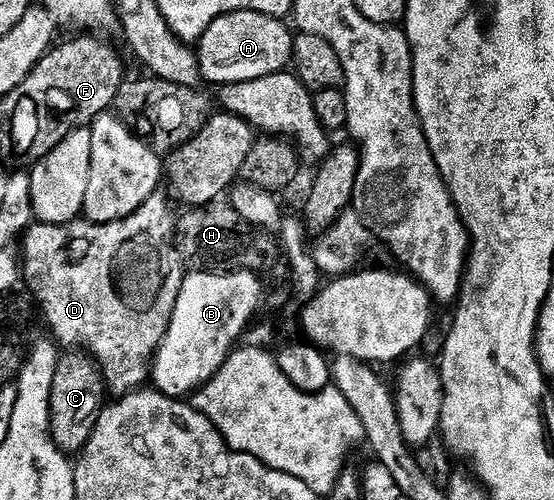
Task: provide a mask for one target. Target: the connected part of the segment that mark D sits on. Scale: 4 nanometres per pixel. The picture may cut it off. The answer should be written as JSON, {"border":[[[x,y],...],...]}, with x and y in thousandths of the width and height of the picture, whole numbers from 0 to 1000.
{"border":[[[271,392],[231,436],[193,448],[170,448],[153,436],[126,448],[61,444],[42,464],[36,482],[36,544],[43,568],[61,582],[97,662],[96,678],[114,698],[153,700],[168,712],[193,778],[208,794],[245,784],[273,758],[278,710],[310,644],[318,596],[325,596],[332,530],[318,478],[318,424],[307,418],[309,402],[294,392]]]}

